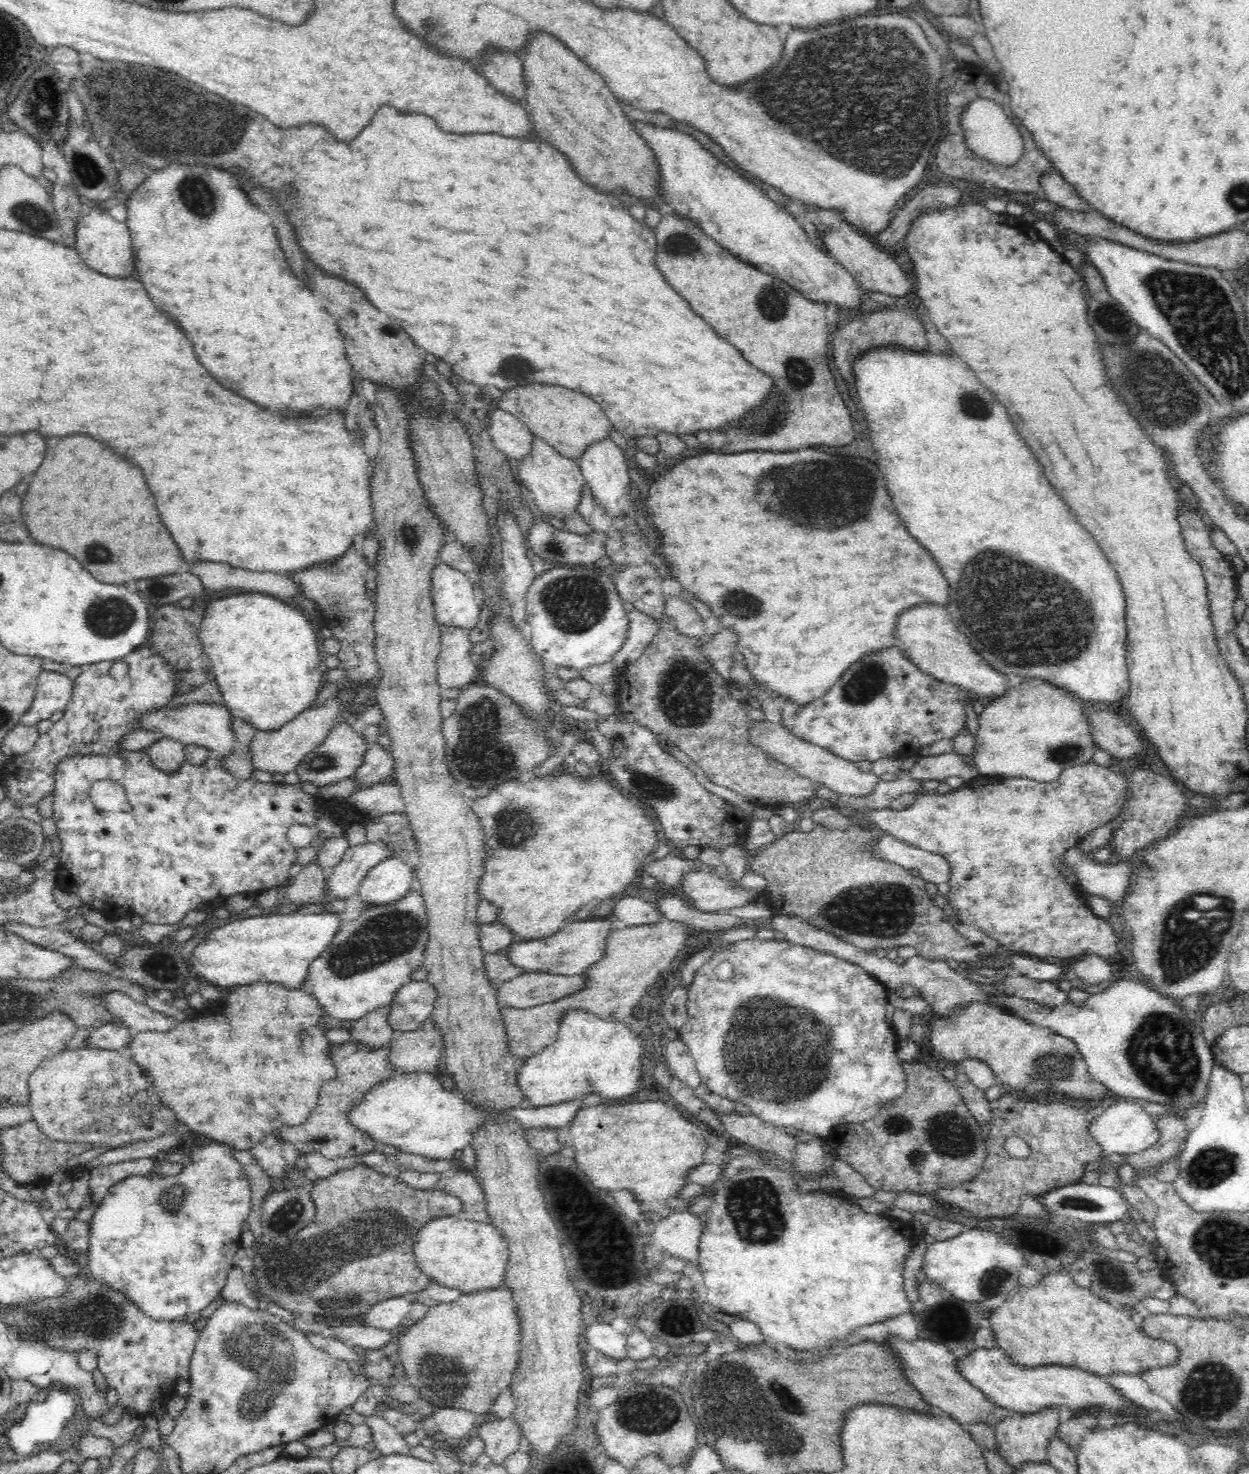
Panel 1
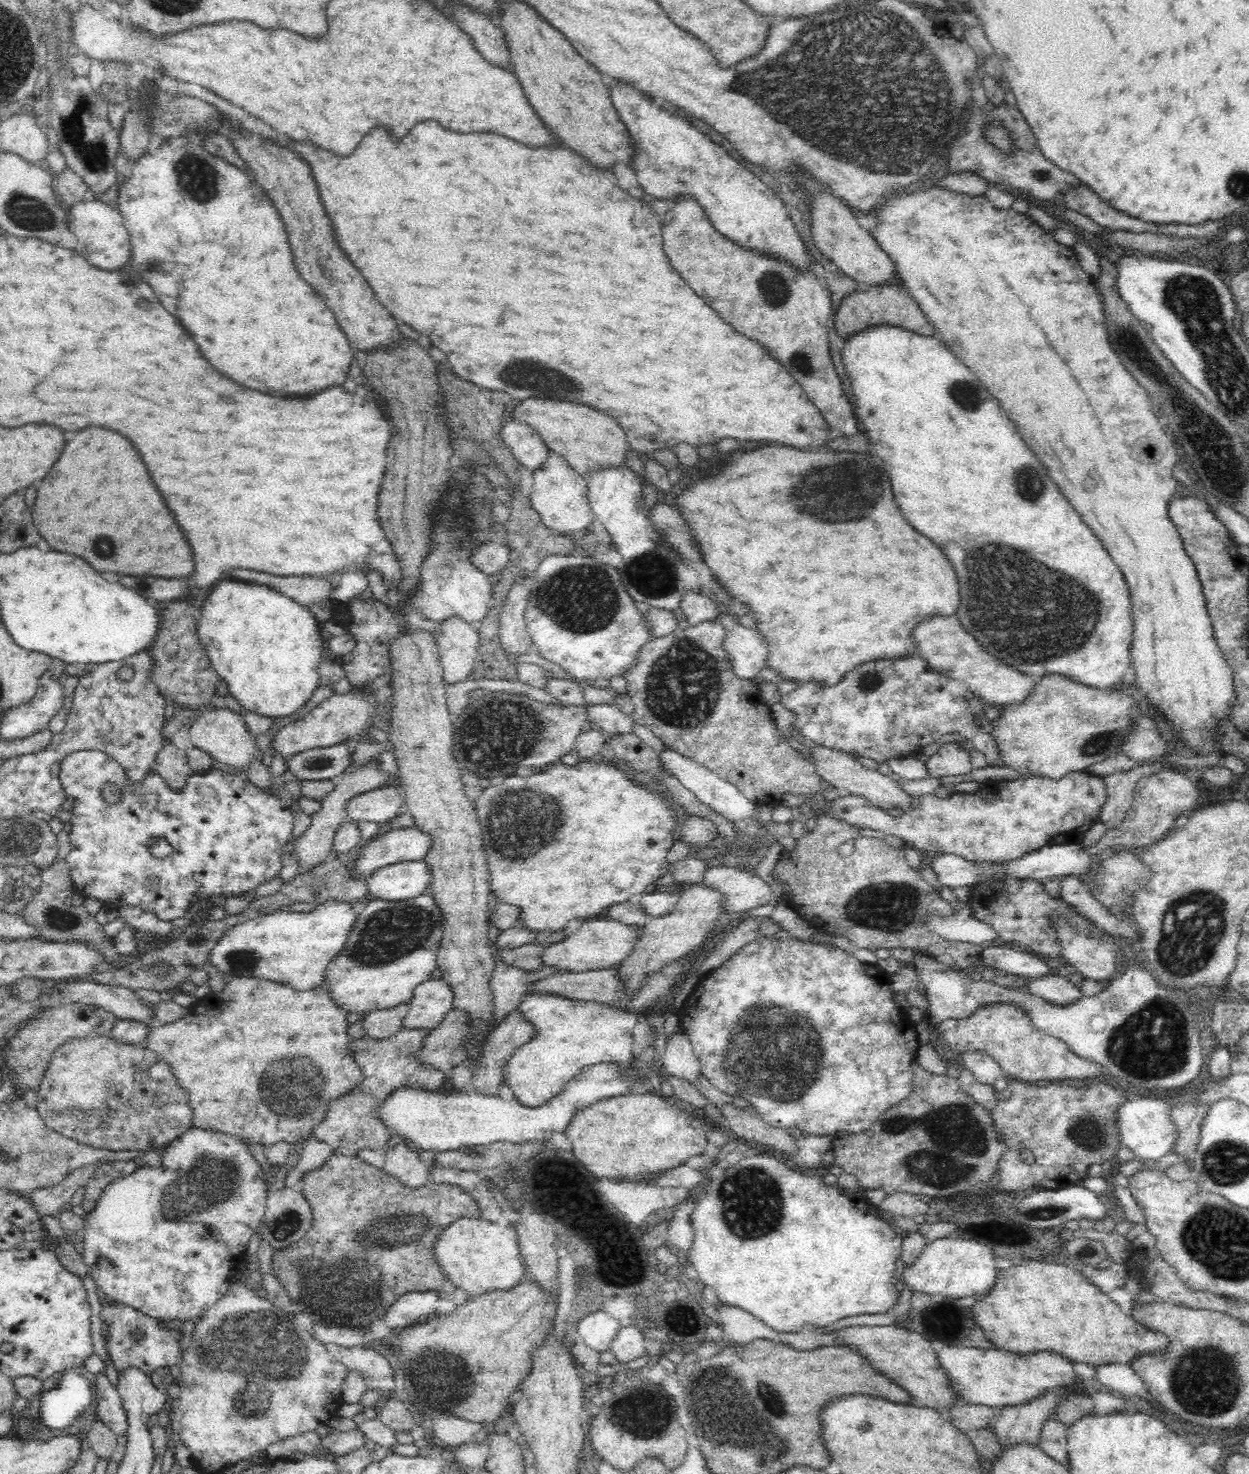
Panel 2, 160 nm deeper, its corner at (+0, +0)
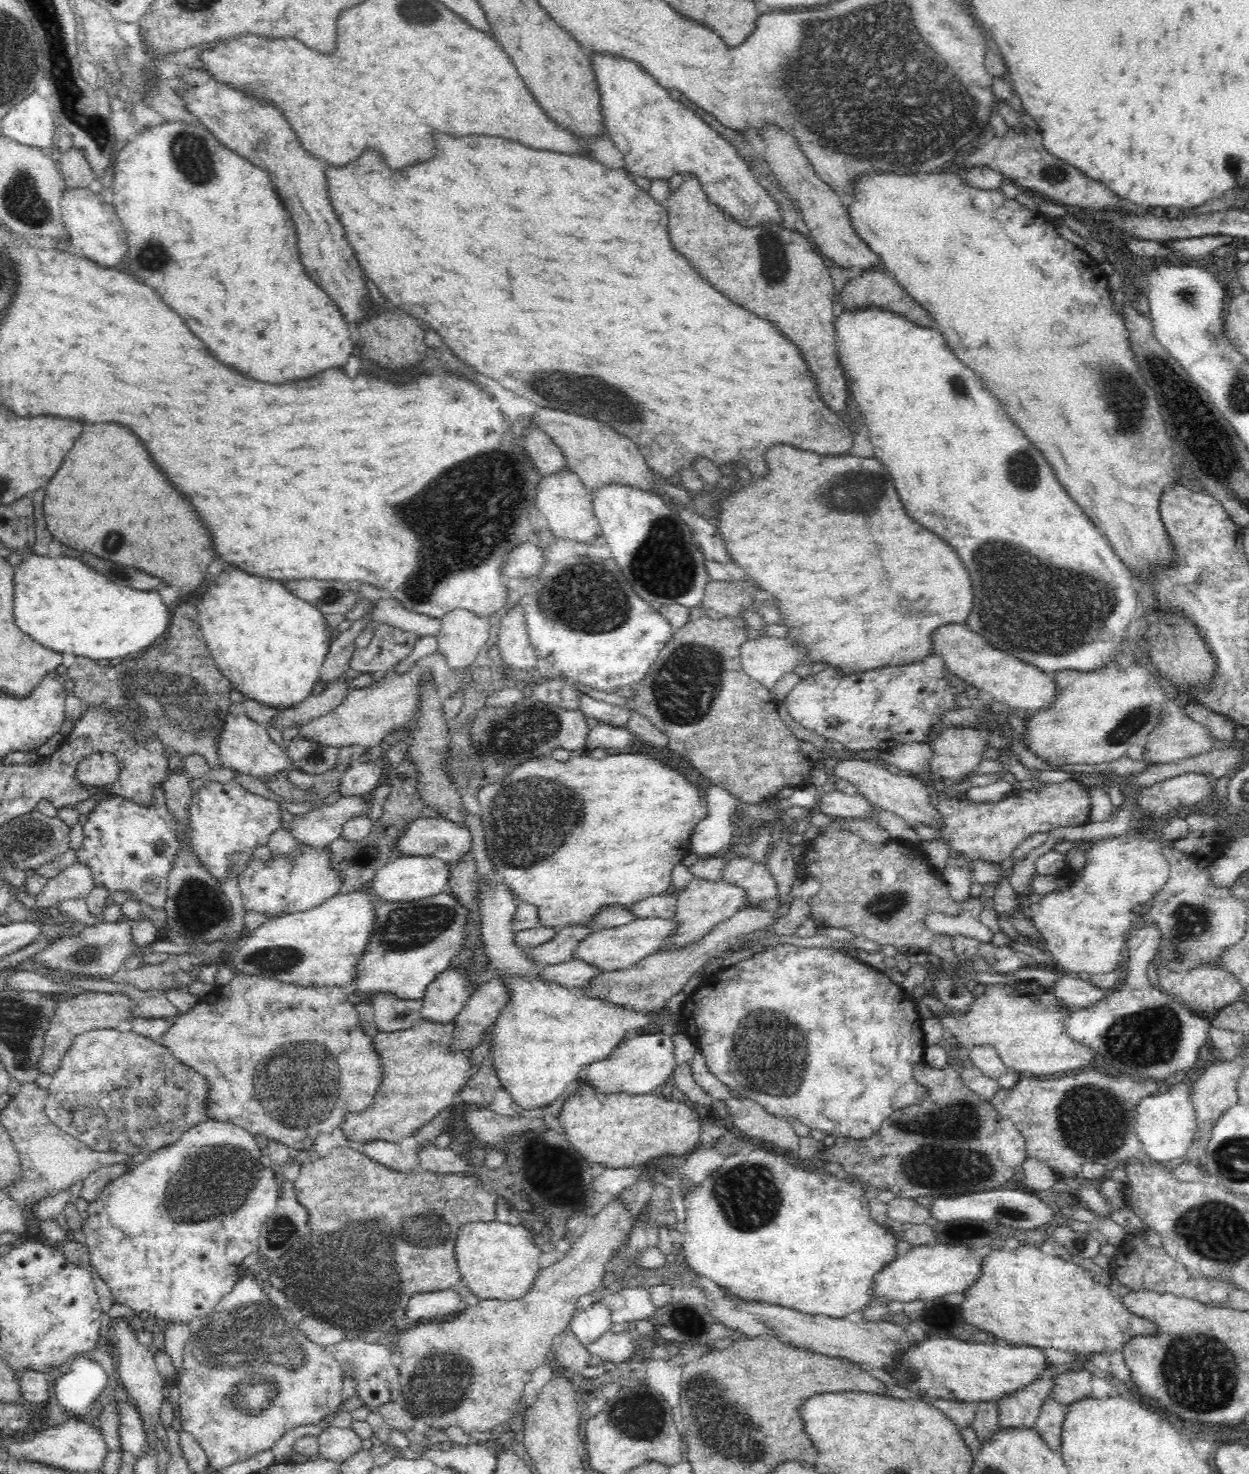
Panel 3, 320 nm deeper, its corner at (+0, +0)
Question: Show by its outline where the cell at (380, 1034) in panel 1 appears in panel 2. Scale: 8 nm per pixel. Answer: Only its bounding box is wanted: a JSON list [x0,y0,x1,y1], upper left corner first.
[362,1003,408,1039]

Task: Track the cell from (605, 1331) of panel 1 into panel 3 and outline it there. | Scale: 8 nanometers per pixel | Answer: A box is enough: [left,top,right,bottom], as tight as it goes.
[568,1303,611,1346]

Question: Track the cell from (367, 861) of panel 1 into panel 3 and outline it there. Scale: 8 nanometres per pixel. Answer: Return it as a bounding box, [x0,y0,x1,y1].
[393,814,472,863]

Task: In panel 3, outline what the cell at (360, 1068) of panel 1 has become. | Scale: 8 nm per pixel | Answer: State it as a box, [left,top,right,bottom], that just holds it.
[340,1018,475,1143]

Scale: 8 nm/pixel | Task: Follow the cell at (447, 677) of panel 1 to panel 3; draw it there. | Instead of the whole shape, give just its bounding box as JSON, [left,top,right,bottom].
[438,608,490,669]

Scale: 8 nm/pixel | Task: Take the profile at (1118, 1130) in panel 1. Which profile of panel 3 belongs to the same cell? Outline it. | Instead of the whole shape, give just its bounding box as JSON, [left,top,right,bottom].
[1136,1083,1197,1163]

